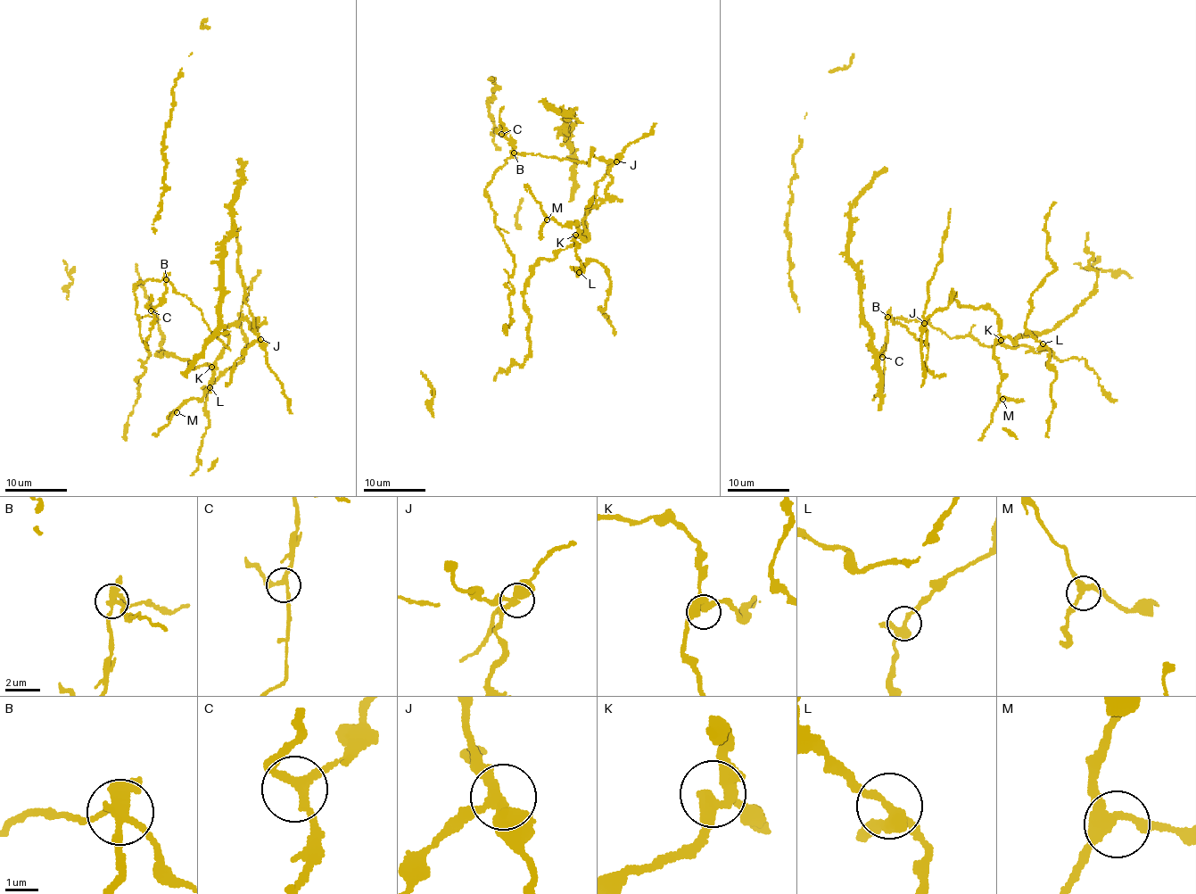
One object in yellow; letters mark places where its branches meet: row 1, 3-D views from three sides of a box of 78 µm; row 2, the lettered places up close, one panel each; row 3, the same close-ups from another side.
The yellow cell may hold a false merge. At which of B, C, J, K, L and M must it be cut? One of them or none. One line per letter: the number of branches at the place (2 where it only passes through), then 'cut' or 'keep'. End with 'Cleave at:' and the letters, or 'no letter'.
B: branches 4; cut
C: branches 3; keep
J: branches 3; keep
K: branches 3; keep
L: branches 3; keep
M: branches 3; keep
Cleave at: B

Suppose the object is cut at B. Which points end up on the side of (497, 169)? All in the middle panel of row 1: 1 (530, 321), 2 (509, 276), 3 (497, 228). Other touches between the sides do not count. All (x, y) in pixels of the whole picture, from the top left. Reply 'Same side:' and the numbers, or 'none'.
Same side: 2, 3

